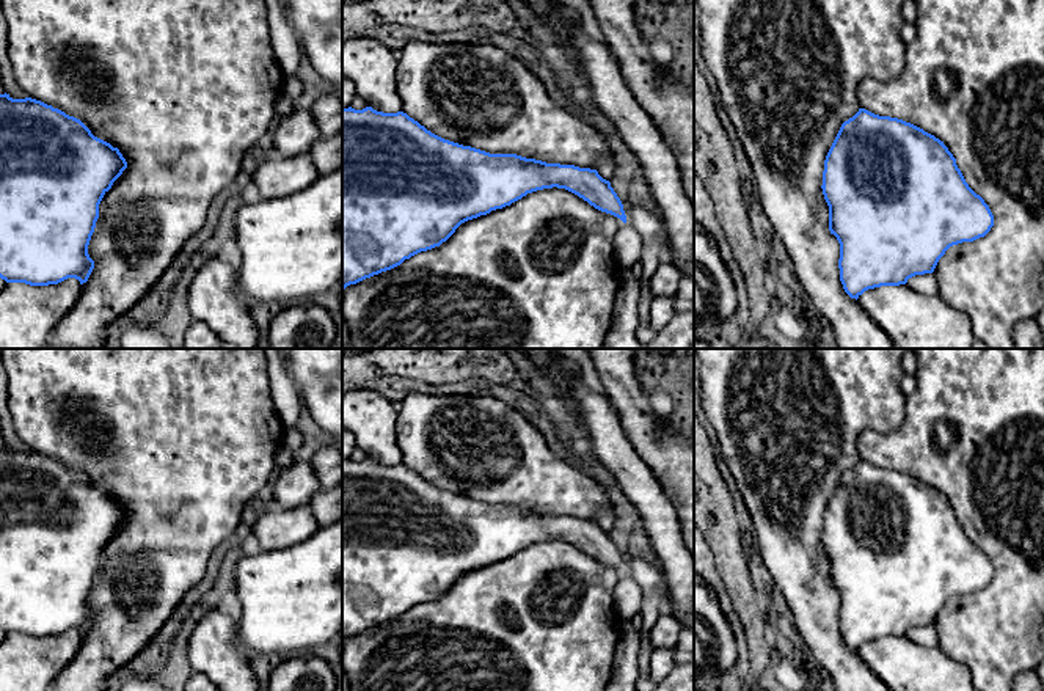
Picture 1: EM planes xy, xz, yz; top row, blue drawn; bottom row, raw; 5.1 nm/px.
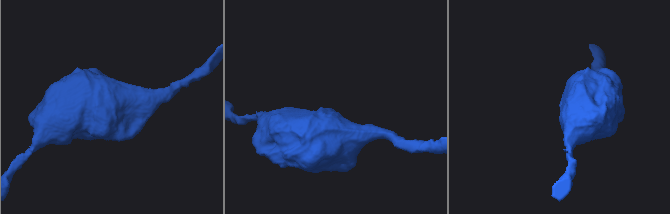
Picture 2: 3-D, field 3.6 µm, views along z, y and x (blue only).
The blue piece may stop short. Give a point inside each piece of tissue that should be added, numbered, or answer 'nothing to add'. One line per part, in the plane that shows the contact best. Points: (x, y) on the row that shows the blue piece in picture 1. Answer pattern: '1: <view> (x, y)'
nothing to add

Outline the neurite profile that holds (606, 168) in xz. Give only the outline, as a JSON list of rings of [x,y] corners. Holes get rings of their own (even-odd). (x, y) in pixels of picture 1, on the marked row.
[[[598,159],[595,170],[609,182],[622,176],[622,163],[611,159]]]

